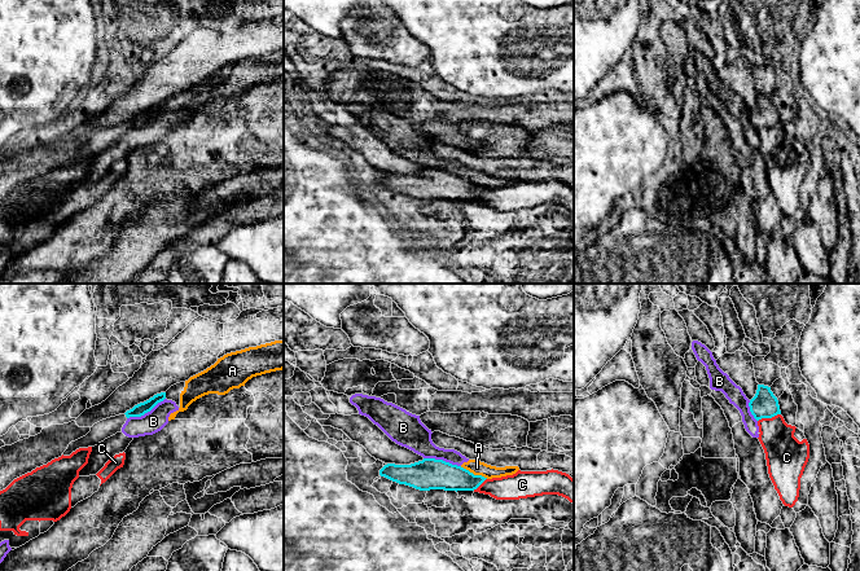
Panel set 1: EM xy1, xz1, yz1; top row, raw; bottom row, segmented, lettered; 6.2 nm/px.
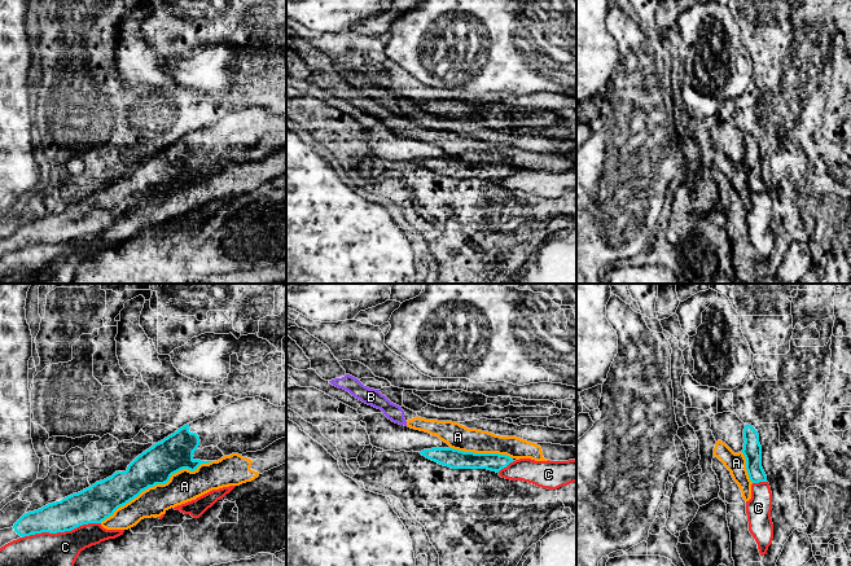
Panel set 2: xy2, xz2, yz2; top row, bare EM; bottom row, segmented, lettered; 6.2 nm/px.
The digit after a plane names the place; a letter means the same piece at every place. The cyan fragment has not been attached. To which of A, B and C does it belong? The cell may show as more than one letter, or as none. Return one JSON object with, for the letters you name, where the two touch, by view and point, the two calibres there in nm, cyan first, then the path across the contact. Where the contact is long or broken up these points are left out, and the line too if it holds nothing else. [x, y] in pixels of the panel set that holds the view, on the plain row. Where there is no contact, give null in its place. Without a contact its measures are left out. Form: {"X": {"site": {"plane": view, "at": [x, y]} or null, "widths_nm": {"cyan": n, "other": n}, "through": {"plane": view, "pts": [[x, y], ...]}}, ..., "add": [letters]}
{"add": []}

